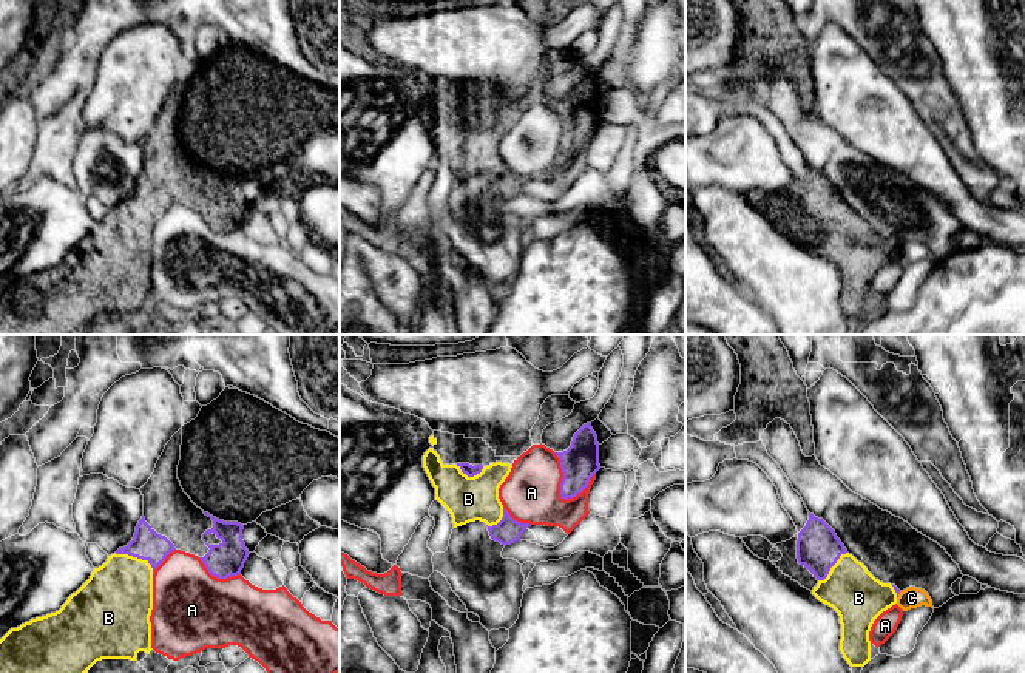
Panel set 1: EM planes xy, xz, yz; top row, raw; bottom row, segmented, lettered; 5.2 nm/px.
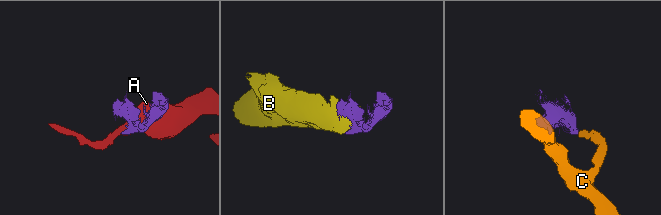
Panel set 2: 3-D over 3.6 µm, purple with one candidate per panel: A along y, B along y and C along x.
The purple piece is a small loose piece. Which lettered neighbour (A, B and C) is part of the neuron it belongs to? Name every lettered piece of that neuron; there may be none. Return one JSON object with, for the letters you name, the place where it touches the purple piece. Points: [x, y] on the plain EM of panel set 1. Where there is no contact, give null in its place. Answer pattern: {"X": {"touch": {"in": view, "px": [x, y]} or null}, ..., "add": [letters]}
{"B": {"touch": {"in": "xy", "px": [136, 210]}}, "add": ["B"]}

